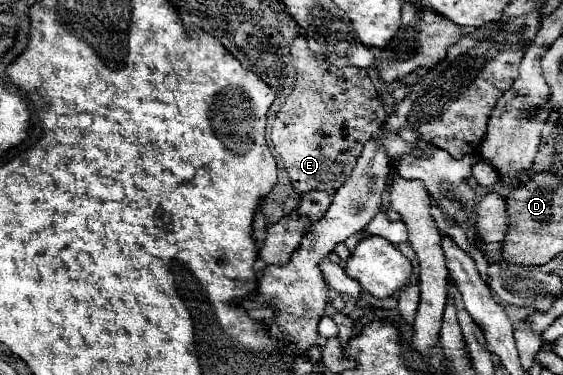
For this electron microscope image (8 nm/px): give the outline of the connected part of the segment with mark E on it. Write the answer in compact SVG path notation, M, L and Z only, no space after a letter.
M301 35L295 37L295 41L291 45L291 57L293 57L297 81L293 85L293 91L285 97L285 103L281 105L279 113L277 113L277 109L271 111L271 119L267 119L267 141L281 155L285 169L293 181L293 187L299 193L307 193L313 189L335 191L337 187L341 187L345 183L345 179L349 177L349 173L353 171L353 165L357 163L357 157L361 155L361 149L365 147L365 143L369 143L373 139L381 141L383 149L387 151L387 155L391 159L409 151L409 147L401 141L399 135L391 135L391 133L383 131L385 107L383 107L381 99L377 97L377 87L369 79L367 71L357 69L357 67L355 69L349 69L349 67L337 69L333 63L327 63L321 55L315 55L307 47L307 39Z

